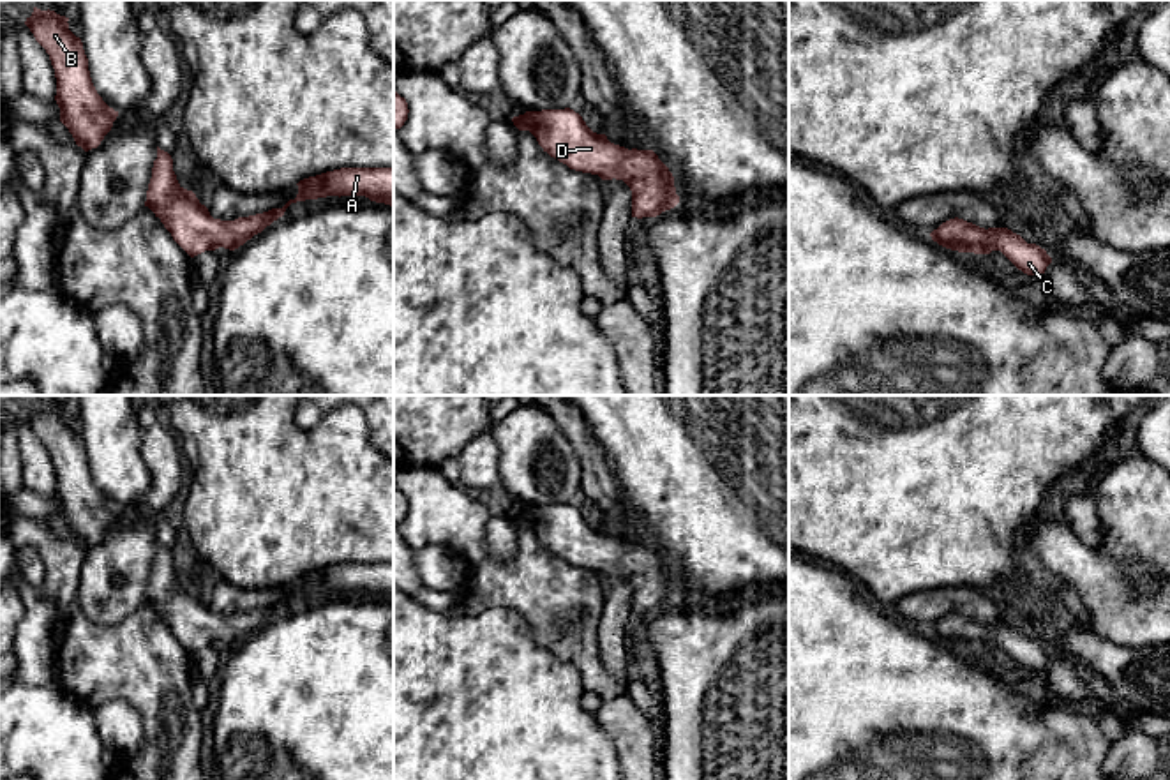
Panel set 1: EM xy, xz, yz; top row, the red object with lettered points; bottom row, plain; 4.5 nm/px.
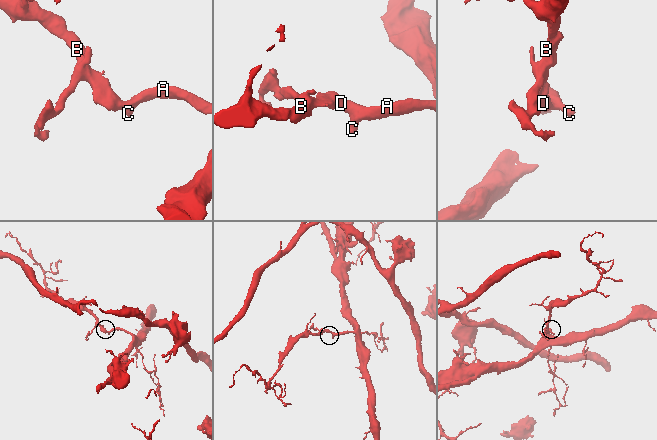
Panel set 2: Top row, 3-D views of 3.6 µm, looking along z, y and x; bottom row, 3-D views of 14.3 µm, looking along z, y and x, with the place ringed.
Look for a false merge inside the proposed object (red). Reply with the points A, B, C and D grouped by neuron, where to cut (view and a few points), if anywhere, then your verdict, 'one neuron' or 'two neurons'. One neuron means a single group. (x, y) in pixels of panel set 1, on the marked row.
groups A B C D; cut none; one neuron

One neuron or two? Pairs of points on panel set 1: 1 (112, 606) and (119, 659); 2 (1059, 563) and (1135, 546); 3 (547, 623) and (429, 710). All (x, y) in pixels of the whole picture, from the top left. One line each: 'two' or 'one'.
1: two
2: two
3: two

